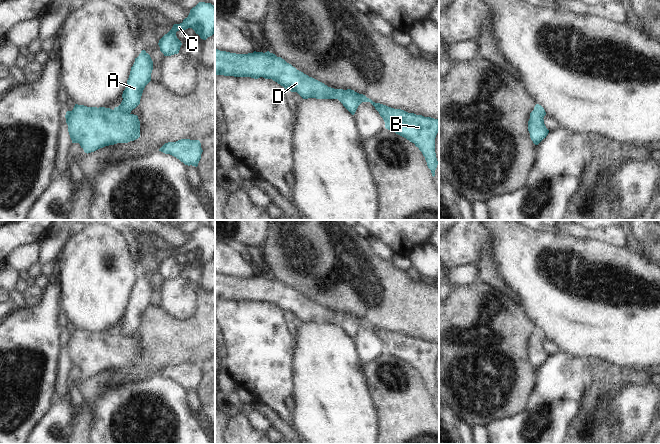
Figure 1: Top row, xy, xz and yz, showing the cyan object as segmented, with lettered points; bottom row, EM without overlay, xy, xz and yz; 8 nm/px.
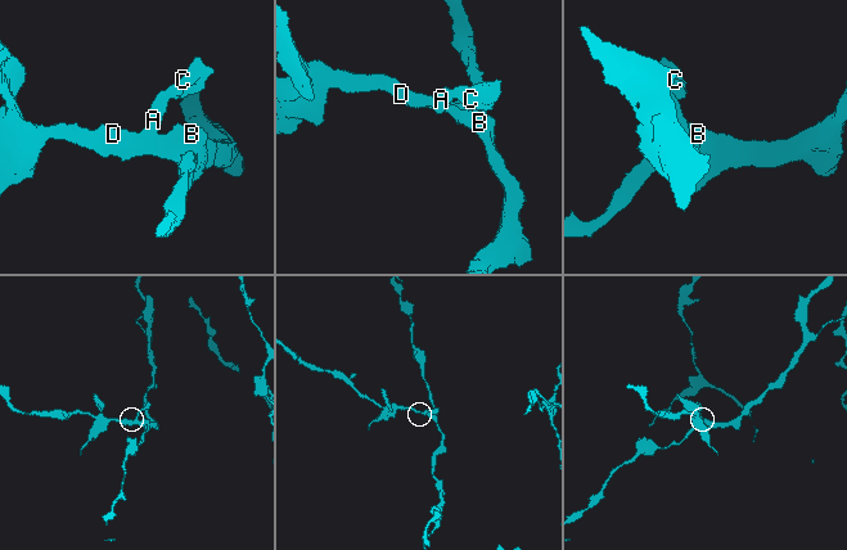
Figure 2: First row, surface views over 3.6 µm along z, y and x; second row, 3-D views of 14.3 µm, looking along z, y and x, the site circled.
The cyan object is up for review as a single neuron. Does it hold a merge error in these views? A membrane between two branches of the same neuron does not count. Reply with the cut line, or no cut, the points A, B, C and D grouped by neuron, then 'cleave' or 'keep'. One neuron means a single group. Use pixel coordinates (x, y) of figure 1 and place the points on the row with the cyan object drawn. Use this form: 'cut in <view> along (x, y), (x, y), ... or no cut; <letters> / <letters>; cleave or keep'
cut in xy along (114, 109), (129, 114); A C / B D; cleave

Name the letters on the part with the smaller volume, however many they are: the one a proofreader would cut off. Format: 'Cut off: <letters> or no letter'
Cut off: A, C

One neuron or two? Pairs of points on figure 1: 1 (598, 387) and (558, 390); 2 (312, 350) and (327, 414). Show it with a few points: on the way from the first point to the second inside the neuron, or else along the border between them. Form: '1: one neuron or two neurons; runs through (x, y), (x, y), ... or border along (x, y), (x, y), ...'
1: two neurons; border along (586, 389), (580, 403), (580, 408), (577, 411)
2: one neuron; runs through (325, 366), (327, 398)

